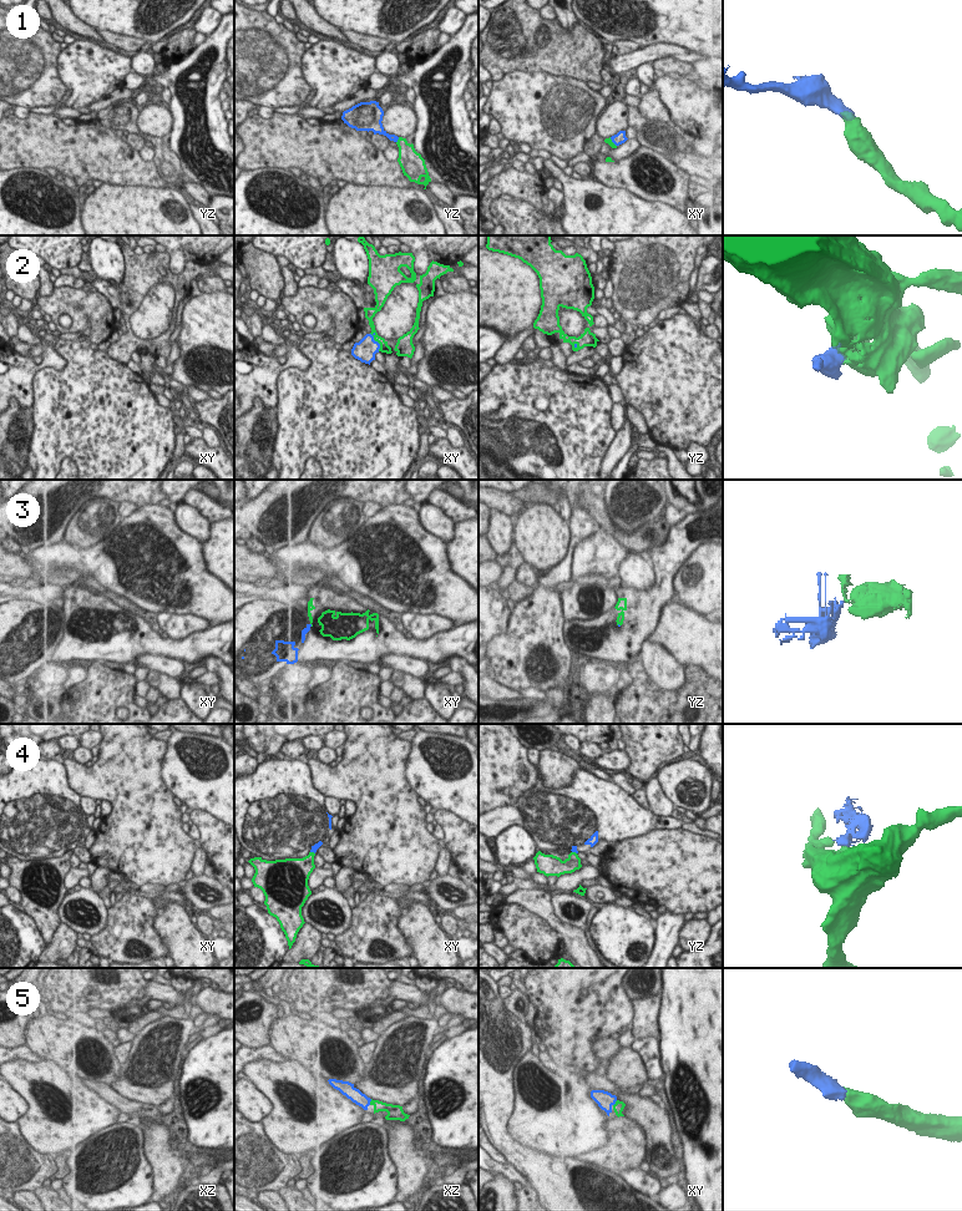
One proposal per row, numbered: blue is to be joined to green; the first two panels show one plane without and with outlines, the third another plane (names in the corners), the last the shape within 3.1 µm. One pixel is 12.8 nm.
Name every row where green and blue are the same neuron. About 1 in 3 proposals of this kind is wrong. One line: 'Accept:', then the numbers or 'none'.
Accept: 1, 2, 5

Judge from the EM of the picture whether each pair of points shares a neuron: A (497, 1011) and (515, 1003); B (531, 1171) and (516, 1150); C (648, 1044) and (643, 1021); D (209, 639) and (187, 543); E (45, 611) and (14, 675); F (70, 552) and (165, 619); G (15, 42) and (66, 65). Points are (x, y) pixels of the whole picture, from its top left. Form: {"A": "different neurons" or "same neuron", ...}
{"A": "different neurons", "B": "same neuron", "C": "different neurons", "D": "different neurons", "E": "same neuron", "F": "different neurons", "G": "different neurons"}

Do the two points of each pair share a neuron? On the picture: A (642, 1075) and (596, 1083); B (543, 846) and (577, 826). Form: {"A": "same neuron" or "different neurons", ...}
{"A": "different neurons", "B": "same neuron"}

